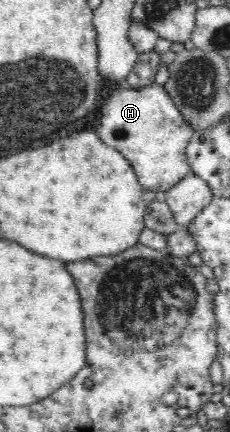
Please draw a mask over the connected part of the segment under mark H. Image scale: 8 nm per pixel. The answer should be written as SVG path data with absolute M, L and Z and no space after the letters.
M154 83L137 88L120 87L106 97L100 111L102 117L100 117L97 134L106 145L122 152L122 155L134 168L139 184L145 191L168 191L174 187L175 183L192 172L192 166L188 162L187 147L193 137L194 130L186 123L180 111L176 110L162 85Z

